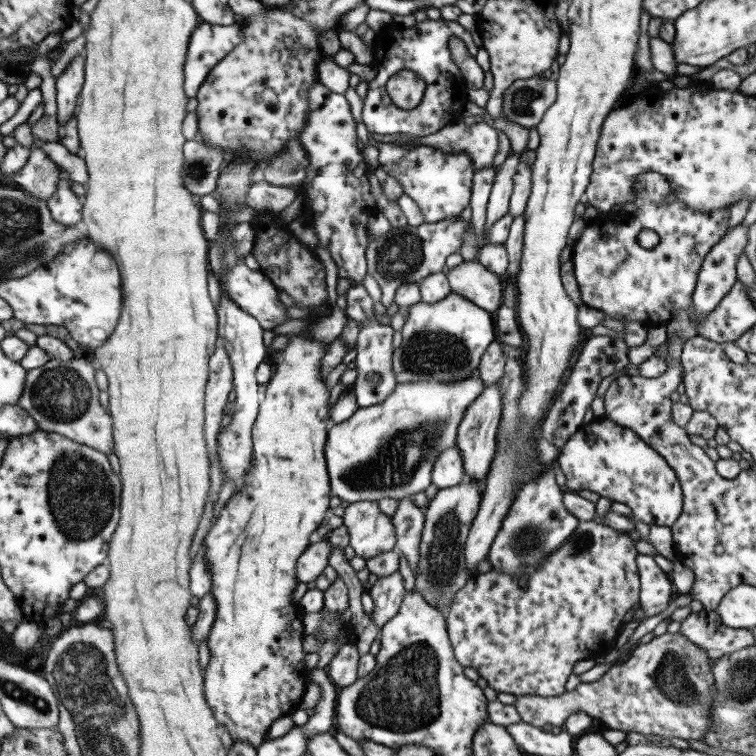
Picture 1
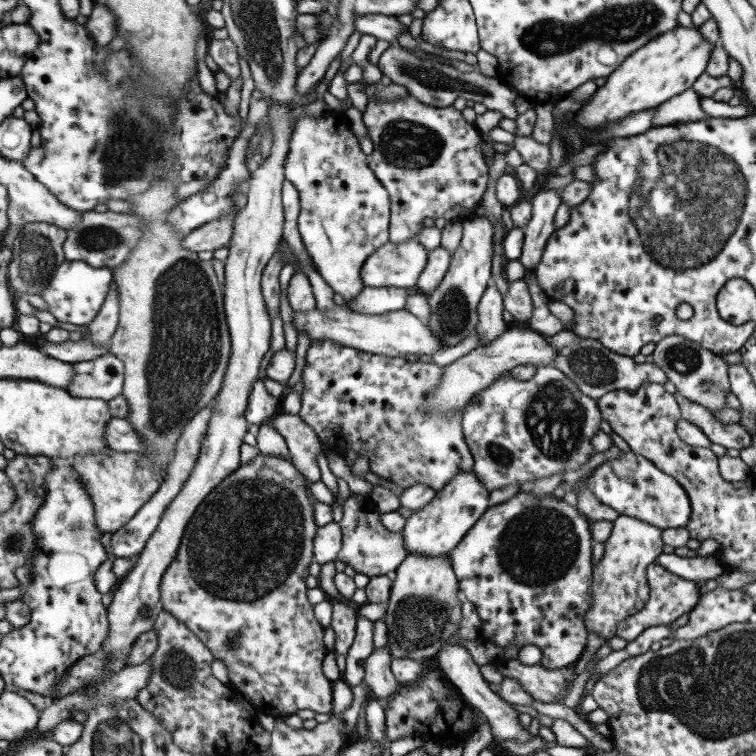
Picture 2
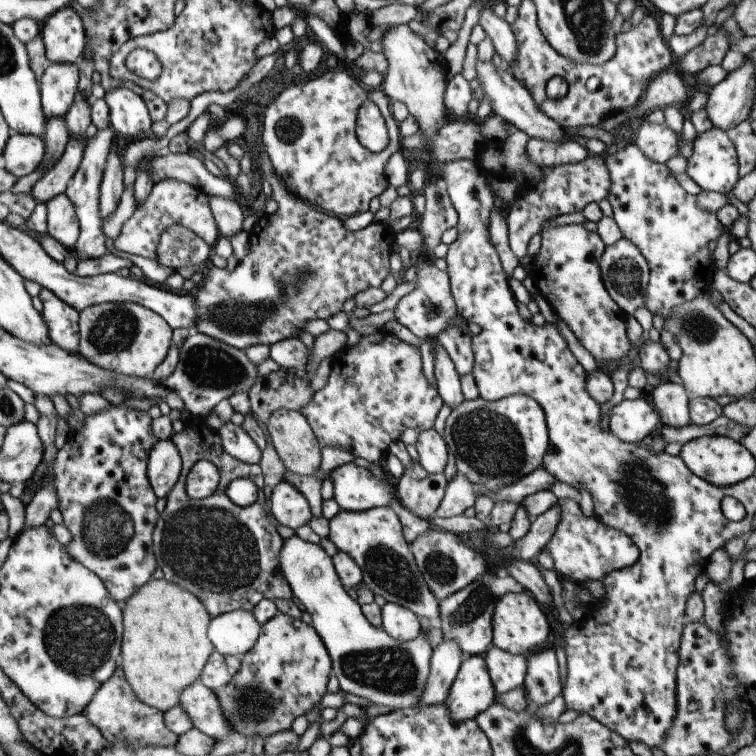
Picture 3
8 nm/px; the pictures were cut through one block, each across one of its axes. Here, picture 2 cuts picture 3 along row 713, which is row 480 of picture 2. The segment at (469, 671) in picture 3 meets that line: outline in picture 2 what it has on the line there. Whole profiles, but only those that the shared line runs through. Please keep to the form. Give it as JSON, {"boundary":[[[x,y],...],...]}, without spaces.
{"boundary":[[[460,471],[437,492],[431,502],[407,519],[404,529],[405,548],[409,554],[418,556],[448,556],[464,539],[468,530],[490,508],[490,494],[474,471]]]}

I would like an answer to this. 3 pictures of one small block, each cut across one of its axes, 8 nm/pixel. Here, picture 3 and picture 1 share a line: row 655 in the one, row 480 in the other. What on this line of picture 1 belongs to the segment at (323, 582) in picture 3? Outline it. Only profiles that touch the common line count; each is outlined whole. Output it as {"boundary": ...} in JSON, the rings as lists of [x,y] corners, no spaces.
{"boundary":[[[478,371],[464,380],[397,383],[384,402],[358,408],[348,420],[331,424],[324,449],[331,495],[350,504],[363,500],[378,502],[382,498],[400,500],[424,492],[432,483],[431,472],[436,457],[442,453],[442,449],[457,444],[460,421],[468,405],[476,401],[484,386]]]}

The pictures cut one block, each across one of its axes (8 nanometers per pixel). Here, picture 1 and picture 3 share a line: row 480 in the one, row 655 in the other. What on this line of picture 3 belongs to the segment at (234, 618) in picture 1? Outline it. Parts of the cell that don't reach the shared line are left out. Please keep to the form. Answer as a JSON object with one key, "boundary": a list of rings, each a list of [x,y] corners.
{"boundary":[[[278,612],[261,626],[256,644],[240,660],[240,669],[216,696],[232,732],[244,734],[249,743],[254,736],[264,739],[290,730],[296,718],[308,714],[328,693],[330,656],[313,626],[300,619]]]}

